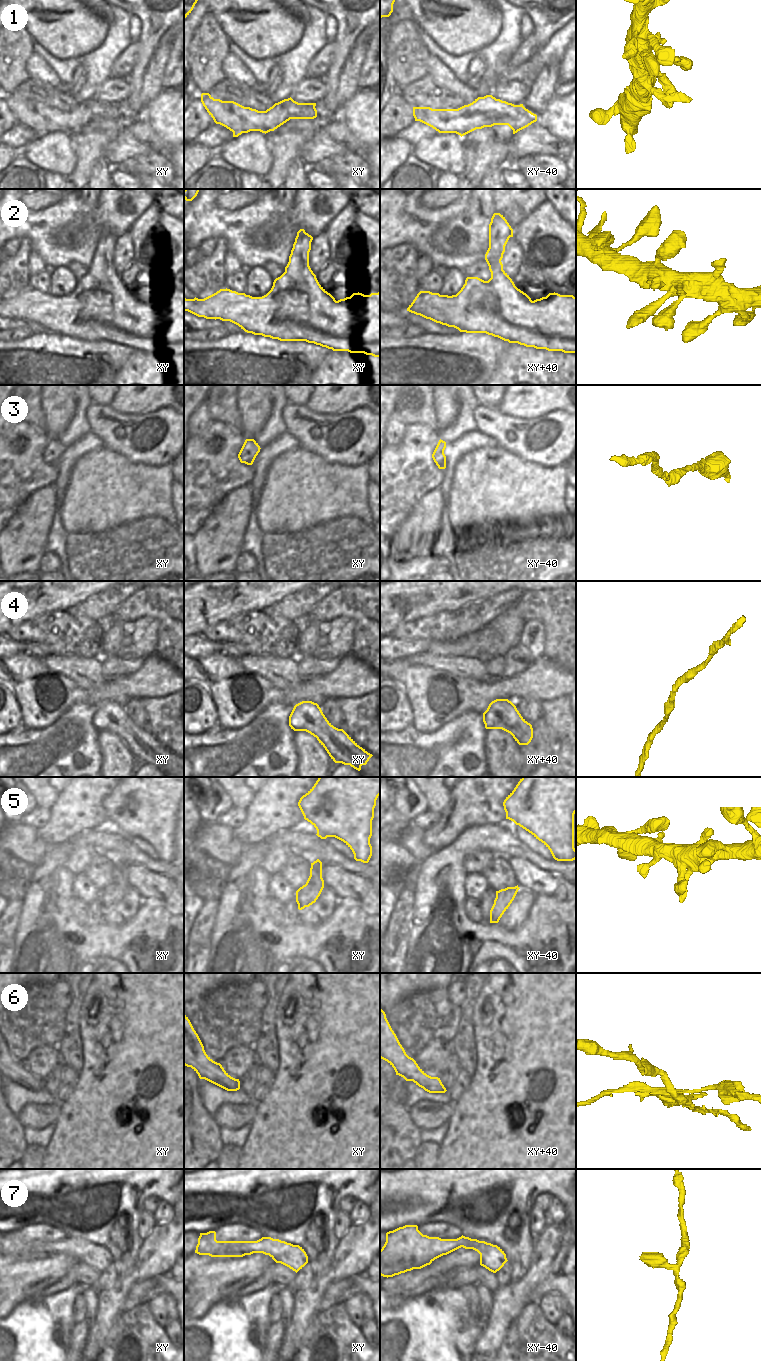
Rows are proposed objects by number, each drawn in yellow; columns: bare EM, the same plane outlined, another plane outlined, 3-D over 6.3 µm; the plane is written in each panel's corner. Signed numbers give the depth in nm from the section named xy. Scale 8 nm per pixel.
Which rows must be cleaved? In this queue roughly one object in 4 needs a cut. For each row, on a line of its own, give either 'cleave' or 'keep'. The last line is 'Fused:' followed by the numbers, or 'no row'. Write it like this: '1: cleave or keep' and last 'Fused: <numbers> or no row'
1: keep
2: keep
3: keep
4: keep
5: keep
6: cleave
7: keep
Fused: 6

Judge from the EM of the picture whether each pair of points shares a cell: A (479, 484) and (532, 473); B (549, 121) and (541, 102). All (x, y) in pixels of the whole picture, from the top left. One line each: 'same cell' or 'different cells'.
A: same cell
B: different cells

